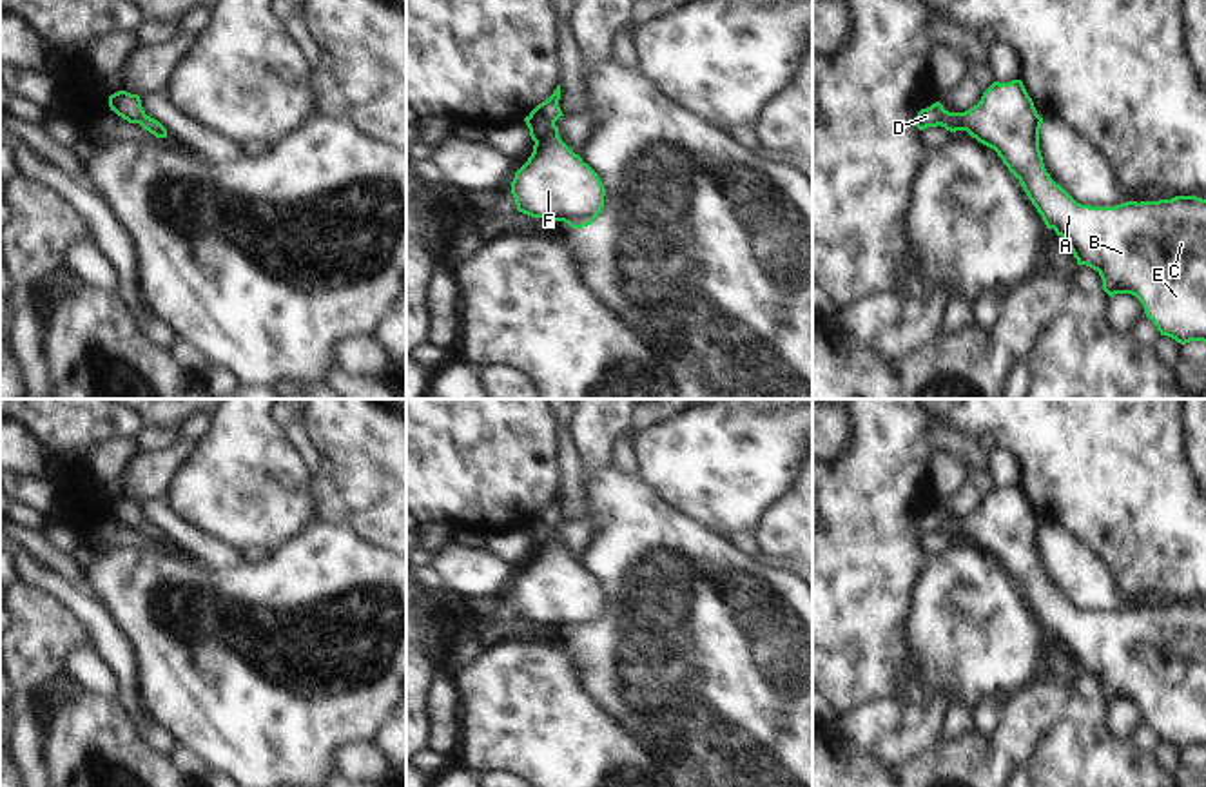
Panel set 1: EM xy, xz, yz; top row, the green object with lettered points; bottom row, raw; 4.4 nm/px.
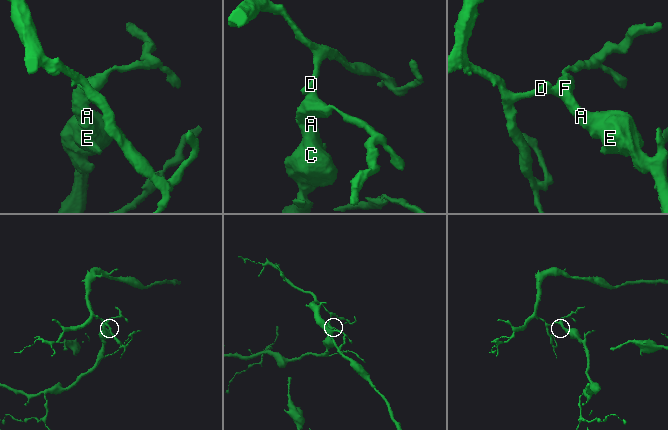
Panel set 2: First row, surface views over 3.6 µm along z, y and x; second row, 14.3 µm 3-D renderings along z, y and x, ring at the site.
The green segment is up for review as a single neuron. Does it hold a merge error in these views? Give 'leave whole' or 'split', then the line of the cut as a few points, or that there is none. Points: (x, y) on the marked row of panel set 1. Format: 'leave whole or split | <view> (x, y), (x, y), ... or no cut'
split | xz (554, 122), (535, 144)

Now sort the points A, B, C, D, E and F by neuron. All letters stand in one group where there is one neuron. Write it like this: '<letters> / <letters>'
A B C E F / D

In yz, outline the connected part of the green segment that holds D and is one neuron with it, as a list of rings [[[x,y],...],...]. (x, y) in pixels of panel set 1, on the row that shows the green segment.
[[[939,102],[932,103],[927,109],[921,109],[914,120],[916,127],[919,131],[927,127],[938,127],[941,125],[943,118],[948,114],[948,111],[943,109]]]

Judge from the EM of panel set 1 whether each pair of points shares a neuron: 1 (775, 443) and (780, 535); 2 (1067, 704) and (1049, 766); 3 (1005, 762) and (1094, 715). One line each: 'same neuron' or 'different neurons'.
1: different neurons
2: different neurons
3: same neuron

